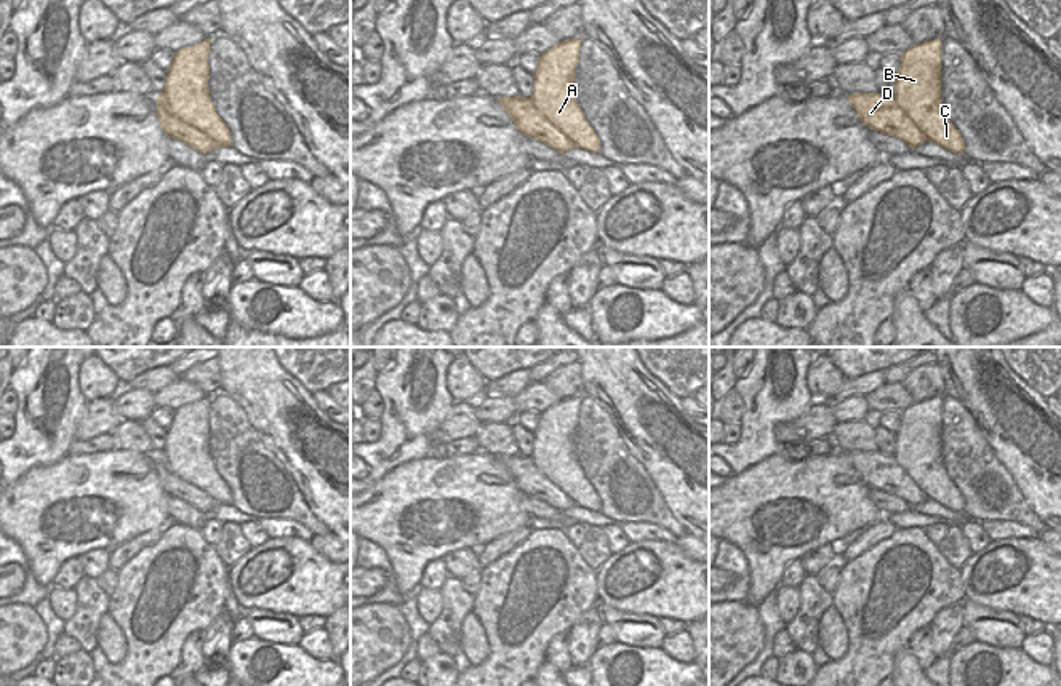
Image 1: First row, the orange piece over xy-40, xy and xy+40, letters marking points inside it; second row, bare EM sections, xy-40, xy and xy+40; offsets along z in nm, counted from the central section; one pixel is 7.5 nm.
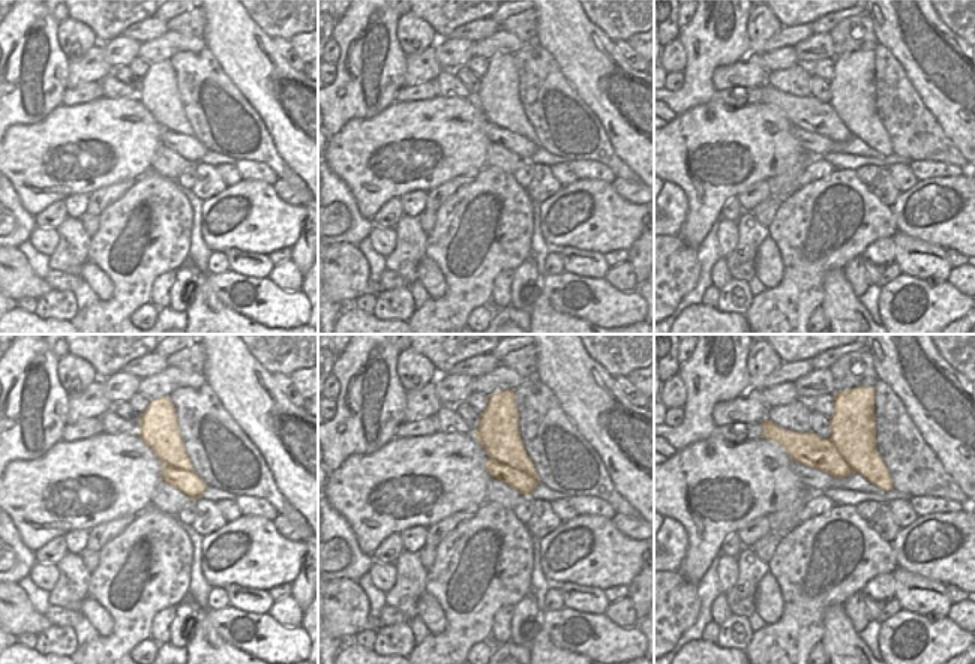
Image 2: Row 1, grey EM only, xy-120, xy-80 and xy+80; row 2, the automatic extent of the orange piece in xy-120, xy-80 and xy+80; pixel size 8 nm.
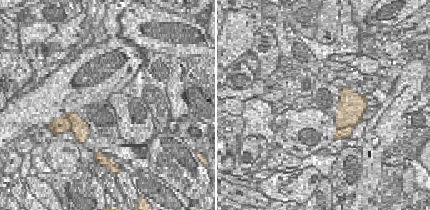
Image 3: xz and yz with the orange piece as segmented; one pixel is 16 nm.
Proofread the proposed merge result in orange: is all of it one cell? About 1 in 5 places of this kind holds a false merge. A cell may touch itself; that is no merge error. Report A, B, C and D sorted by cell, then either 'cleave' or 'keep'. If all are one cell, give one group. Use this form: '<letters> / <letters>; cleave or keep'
A B C / D; cleave

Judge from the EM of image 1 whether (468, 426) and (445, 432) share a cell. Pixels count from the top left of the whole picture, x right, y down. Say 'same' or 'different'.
same

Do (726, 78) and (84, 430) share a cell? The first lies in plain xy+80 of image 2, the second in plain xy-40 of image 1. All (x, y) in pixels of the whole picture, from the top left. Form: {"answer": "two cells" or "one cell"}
{"answer": "one cell"}

